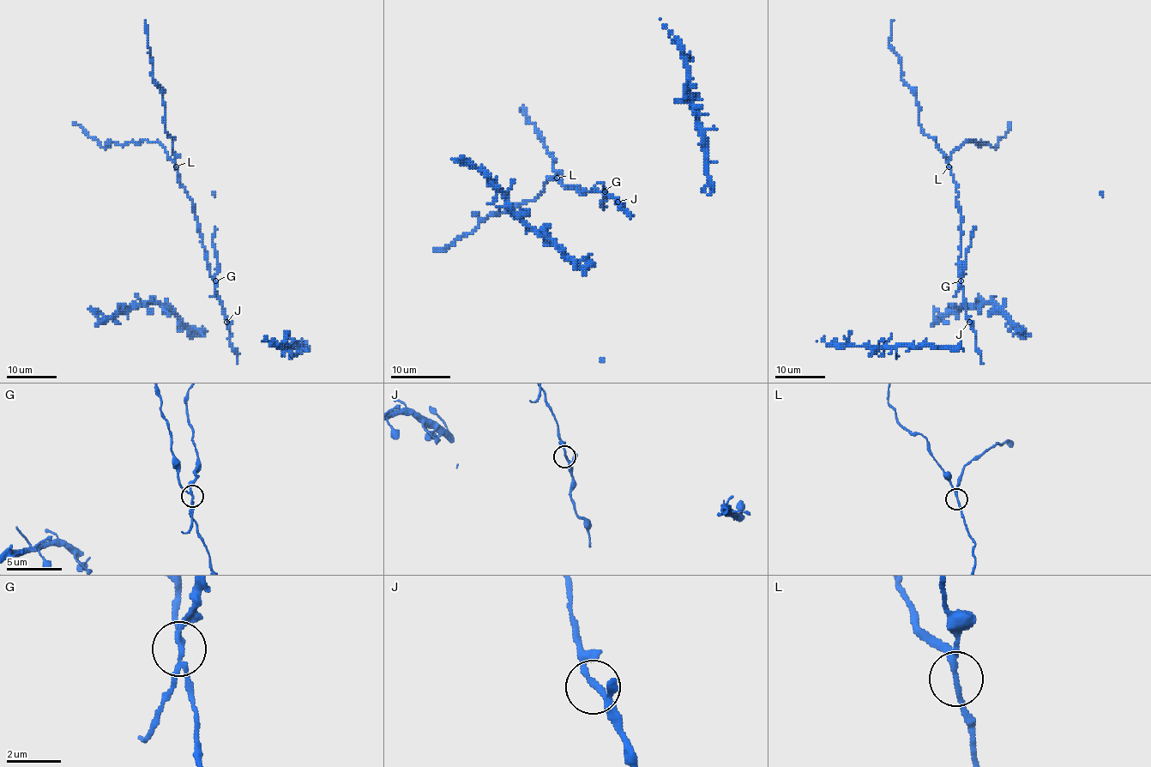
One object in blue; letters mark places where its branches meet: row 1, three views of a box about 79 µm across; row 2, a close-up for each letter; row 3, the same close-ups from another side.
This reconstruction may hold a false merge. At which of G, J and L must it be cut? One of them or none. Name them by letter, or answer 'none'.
G

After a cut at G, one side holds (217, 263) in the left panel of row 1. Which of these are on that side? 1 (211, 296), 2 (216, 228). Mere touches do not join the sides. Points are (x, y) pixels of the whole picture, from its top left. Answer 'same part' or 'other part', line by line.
1: same part
2: same part

